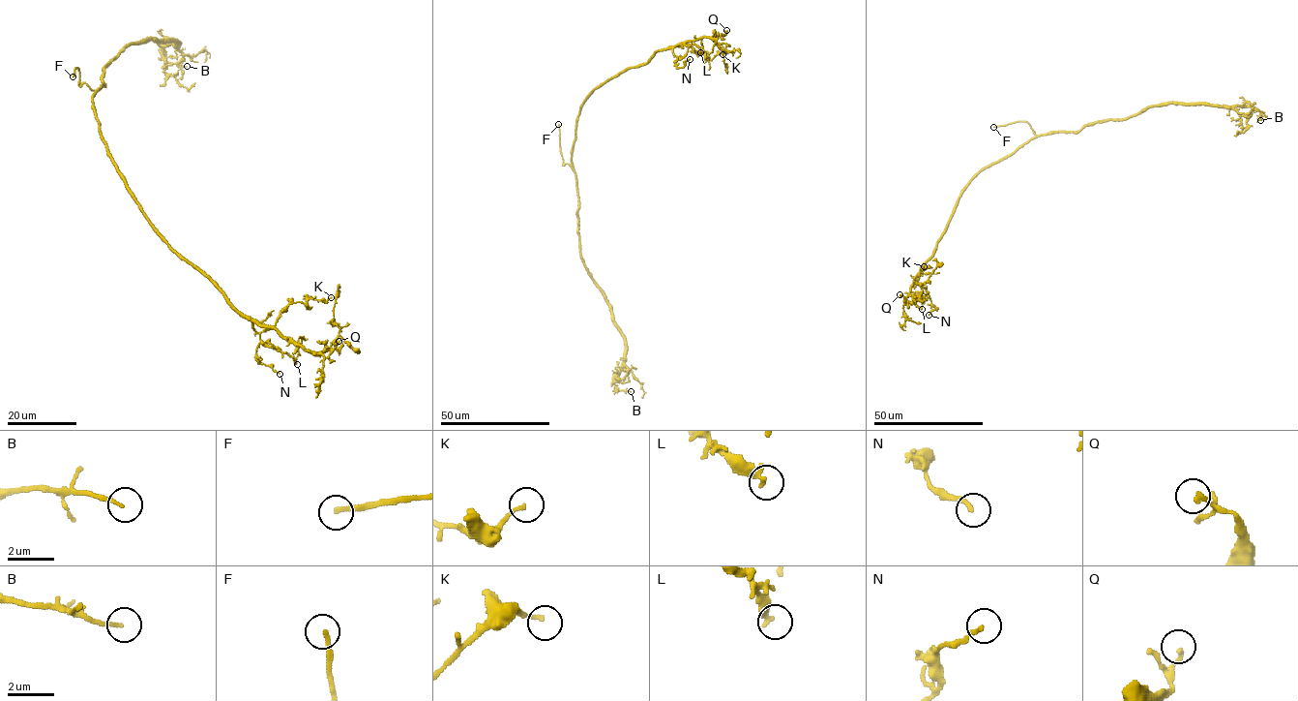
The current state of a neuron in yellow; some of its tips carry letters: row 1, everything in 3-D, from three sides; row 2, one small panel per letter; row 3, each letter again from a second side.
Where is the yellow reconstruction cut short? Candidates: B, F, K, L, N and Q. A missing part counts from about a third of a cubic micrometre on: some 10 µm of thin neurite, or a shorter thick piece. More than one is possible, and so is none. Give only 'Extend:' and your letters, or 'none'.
Extend: F

